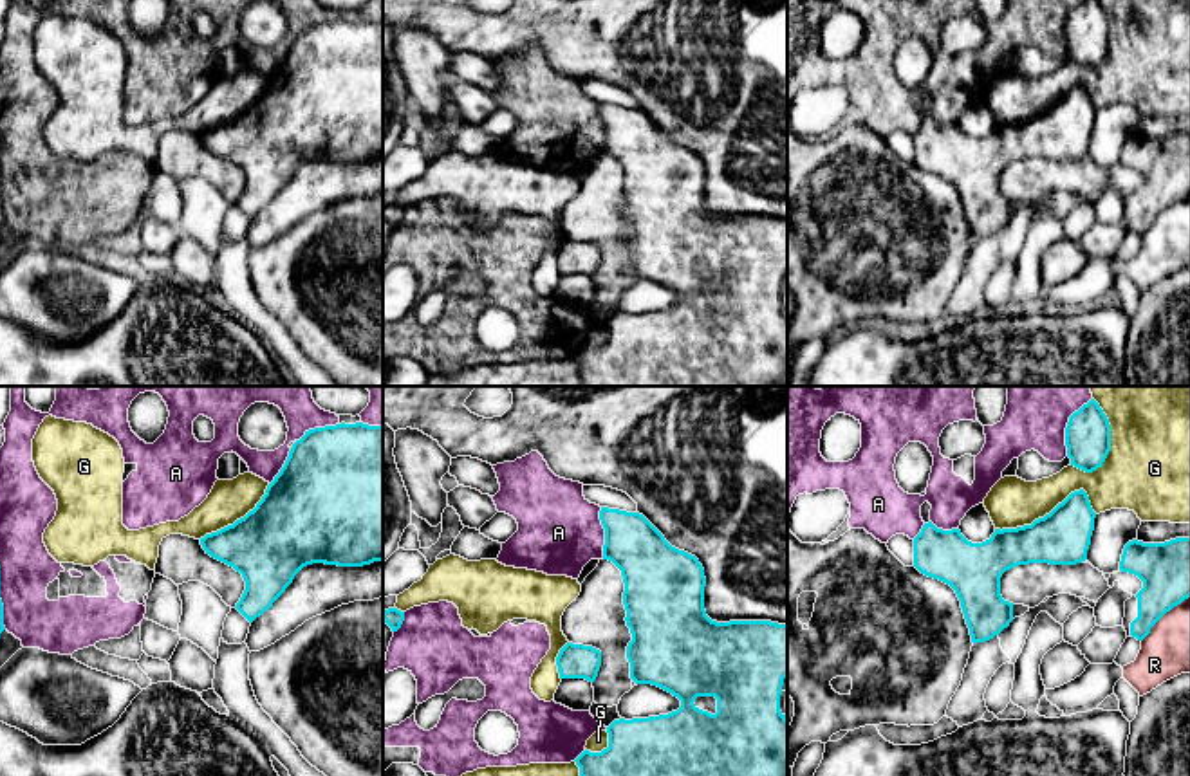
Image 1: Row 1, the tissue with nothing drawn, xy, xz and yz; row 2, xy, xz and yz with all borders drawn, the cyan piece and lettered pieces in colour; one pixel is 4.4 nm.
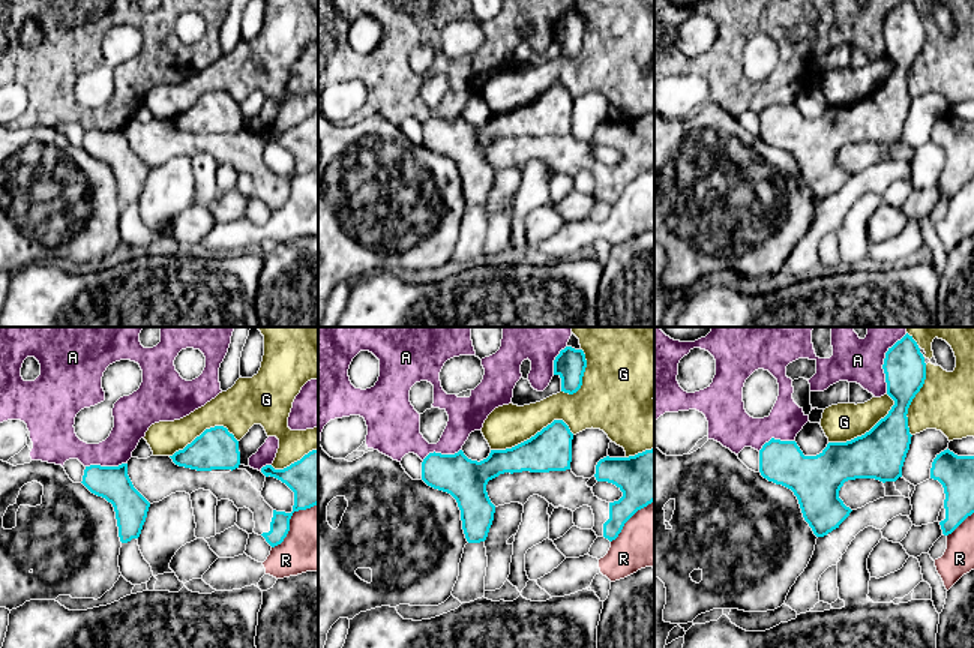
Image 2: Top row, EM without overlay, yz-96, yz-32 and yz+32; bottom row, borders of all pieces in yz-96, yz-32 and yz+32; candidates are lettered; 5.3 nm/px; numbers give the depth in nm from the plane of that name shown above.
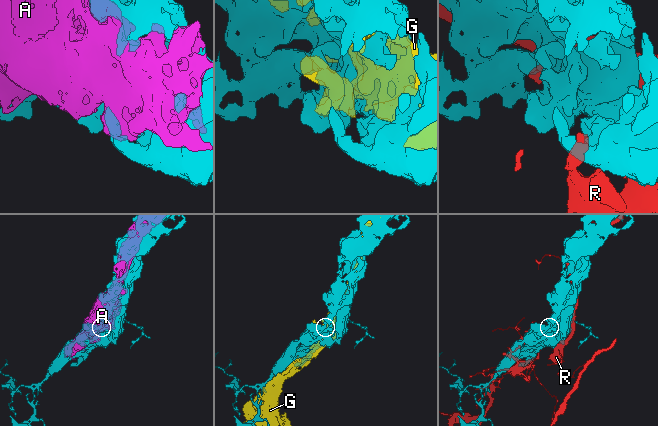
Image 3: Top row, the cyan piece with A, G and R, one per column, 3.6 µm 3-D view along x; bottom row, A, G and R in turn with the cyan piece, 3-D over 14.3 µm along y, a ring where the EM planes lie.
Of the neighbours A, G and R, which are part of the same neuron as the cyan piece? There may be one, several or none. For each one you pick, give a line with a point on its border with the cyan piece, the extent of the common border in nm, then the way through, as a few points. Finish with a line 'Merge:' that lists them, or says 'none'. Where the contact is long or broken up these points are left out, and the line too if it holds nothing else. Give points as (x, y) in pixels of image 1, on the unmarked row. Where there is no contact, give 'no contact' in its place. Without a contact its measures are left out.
Merge: none

